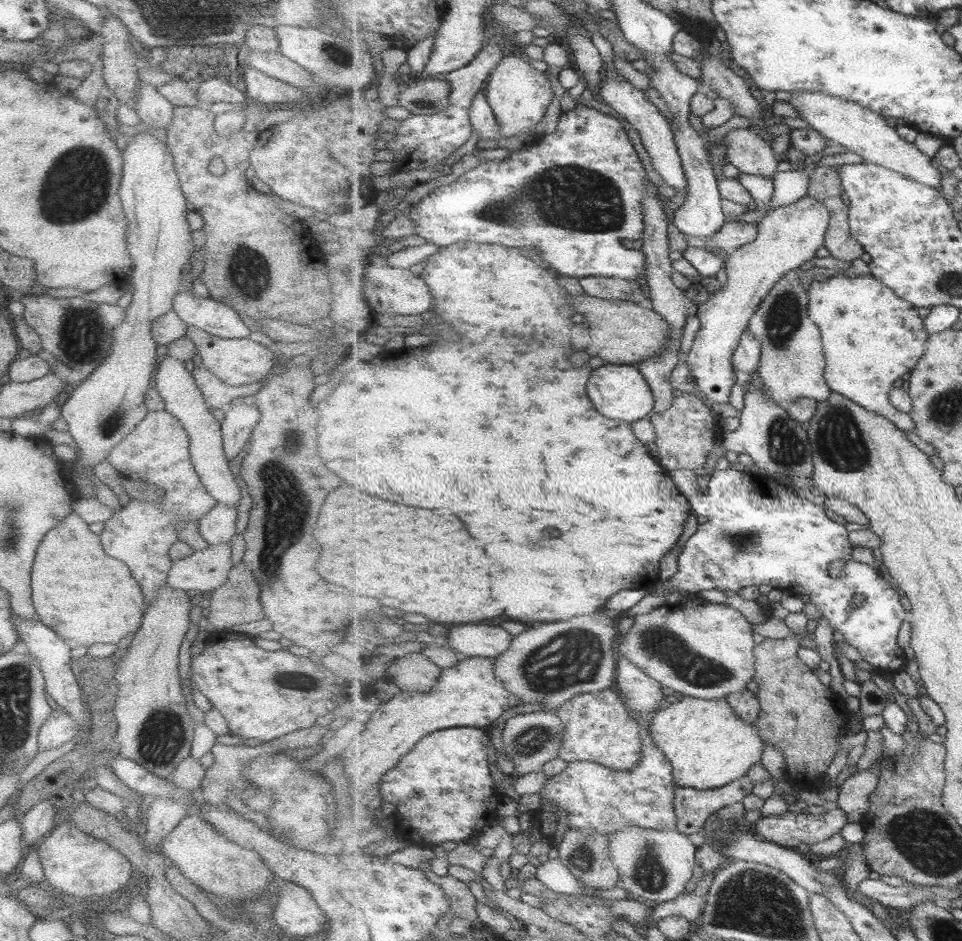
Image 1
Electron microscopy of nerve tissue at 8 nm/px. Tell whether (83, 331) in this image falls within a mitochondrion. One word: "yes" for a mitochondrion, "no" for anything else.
yes

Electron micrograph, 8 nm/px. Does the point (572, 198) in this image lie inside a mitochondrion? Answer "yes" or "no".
yes

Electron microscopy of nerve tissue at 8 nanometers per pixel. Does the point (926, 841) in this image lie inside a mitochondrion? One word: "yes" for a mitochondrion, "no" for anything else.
yes

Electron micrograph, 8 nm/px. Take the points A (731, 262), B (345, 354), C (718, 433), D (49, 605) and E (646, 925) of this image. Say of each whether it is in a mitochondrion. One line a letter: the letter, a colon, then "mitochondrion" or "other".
A: other
B: other
C: other
D: other
E: other

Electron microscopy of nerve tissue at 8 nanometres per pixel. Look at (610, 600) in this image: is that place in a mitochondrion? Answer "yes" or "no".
no

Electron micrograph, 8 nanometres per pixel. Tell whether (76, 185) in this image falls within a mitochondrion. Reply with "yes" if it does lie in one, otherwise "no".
yes

